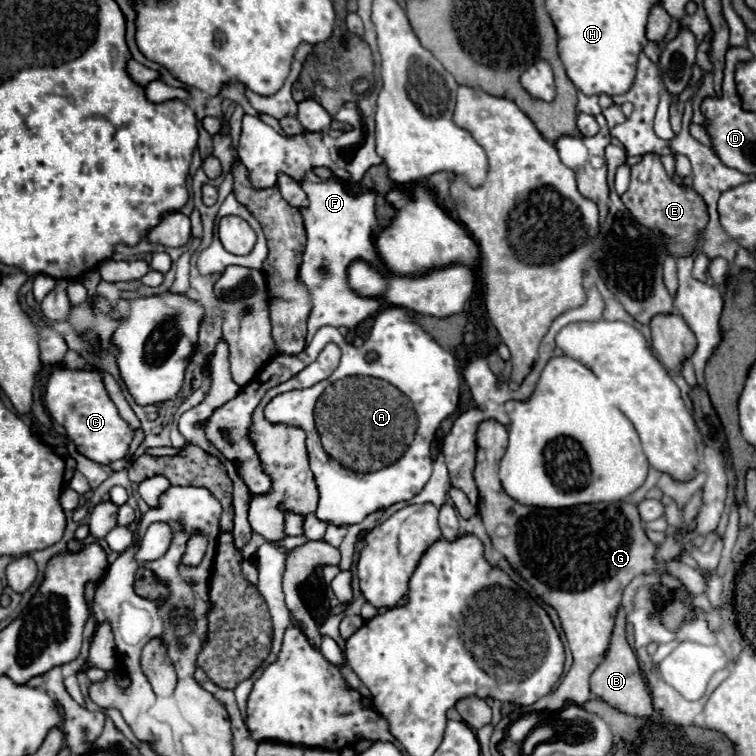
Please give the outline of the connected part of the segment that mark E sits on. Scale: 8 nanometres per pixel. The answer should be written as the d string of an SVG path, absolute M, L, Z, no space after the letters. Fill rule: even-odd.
M652 153L644 155L642 161L632 167L630 189L622 195L622 203L626 205L626 209L632 213L632 217L640 225L666 233L666 245L674 245L674 247L670 247L674 257L690 255L694 251L698 231L704 229L708 223L706 203L702 201L702 197L692 189L676 185L666 175L666 171L660 163L660 157L652 155Z

